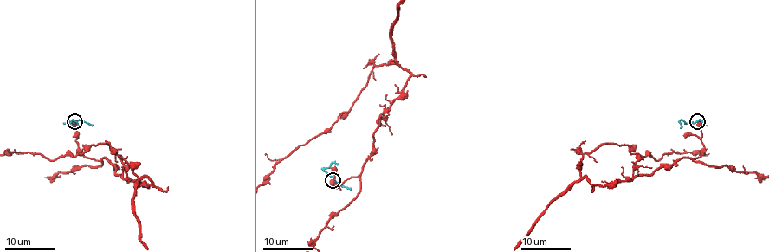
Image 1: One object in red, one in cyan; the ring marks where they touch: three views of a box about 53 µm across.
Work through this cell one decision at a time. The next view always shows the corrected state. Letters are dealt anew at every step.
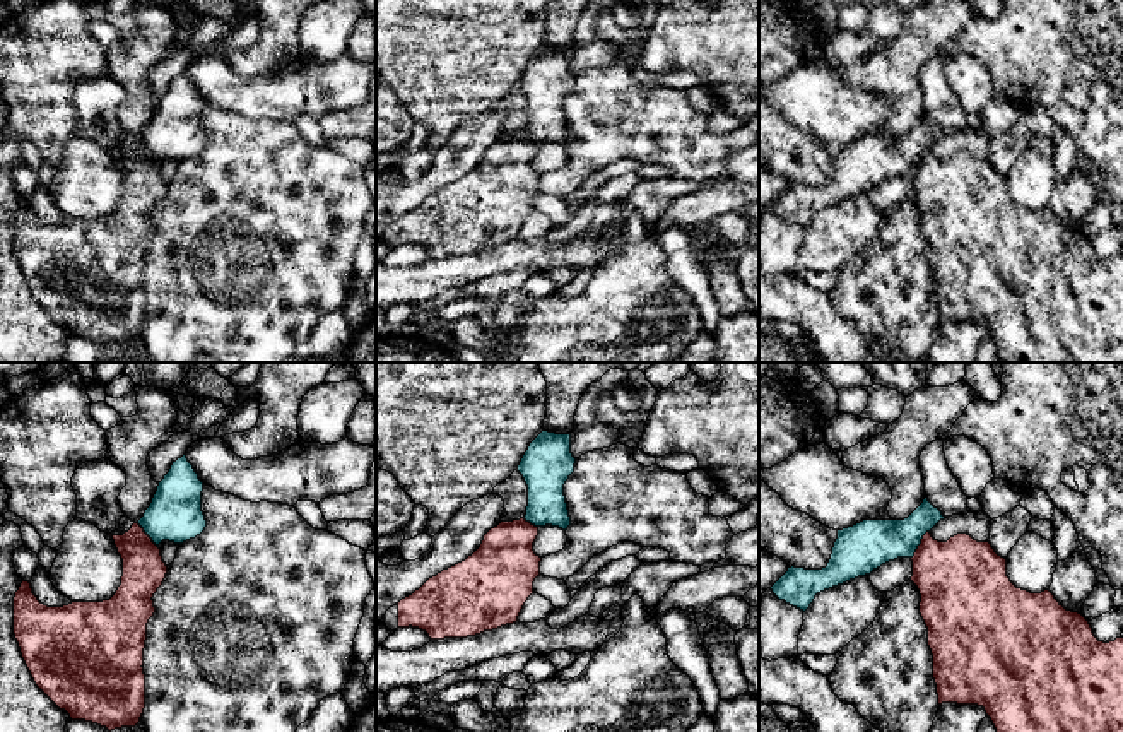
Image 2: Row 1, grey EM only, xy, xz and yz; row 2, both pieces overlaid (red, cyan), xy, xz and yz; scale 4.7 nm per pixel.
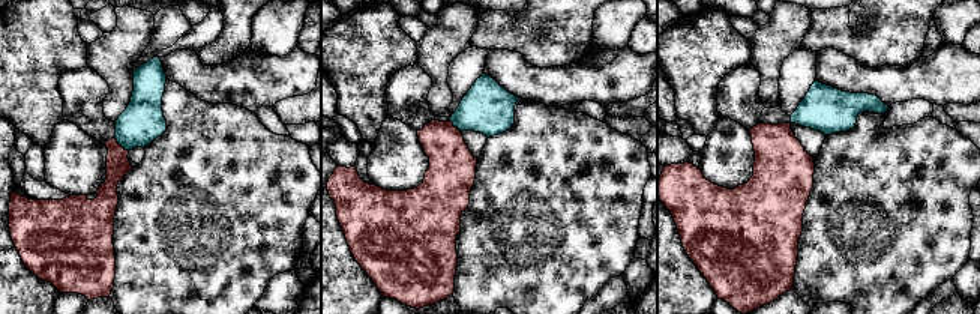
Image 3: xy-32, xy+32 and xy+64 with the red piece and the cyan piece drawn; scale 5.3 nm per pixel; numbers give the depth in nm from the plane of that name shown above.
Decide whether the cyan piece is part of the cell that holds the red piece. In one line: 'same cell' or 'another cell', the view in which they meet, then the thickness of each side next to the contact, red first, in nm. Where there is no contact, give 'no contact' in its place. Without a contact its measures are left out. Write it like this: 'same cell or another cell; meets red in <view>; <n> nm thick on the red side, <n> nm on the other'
another cell; meets red in yz; 380 nm thick on the red side, 220 nm on the other

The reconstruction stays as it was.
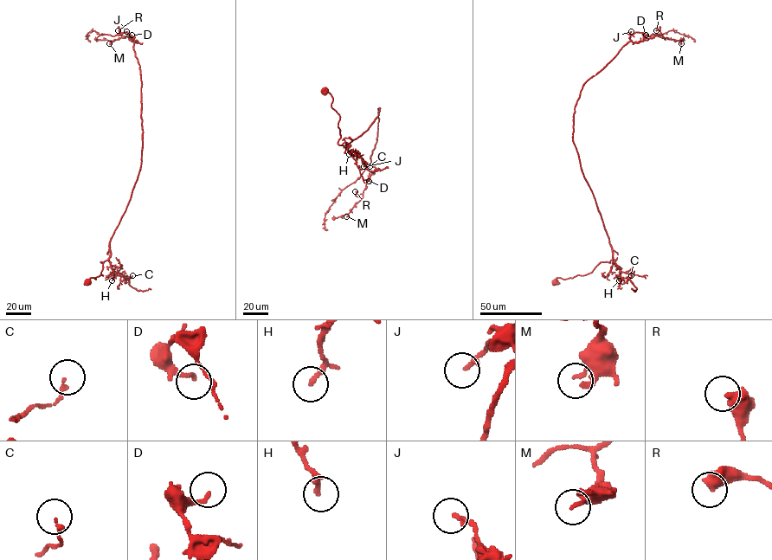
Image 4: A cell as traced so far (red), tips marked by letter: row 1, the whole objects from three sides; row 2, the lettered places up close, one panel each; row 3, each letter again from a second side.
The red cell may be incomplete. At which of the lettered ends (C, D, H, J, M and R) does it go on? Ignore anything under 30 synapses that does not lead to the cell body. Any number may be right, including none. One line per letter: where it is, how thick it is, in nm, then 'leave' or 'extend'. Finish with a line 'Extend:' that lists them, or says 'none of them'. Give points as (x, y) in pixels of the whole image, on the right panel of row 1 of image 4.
C: place (631, 275); calibre 140 nm; leave
D: place (646, 35); calibre 150 nm; leave
H: place (619, 280); calibre 170 nm; leave
J: place (631, 31); calibre 180 nm; leave
M: place (681, 43); calibre 140 nm; leave
R: place (656, 30); calibre 480 nm; leave
Extend: none of them

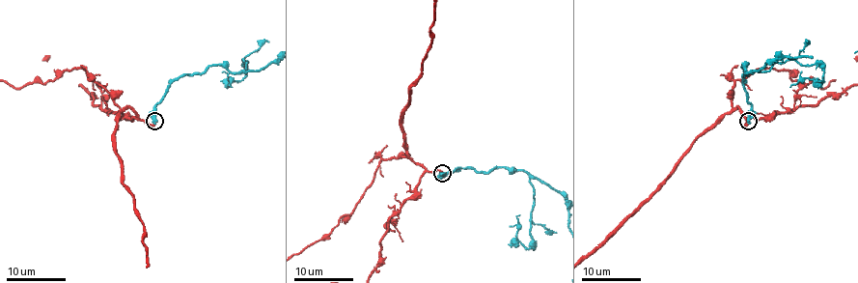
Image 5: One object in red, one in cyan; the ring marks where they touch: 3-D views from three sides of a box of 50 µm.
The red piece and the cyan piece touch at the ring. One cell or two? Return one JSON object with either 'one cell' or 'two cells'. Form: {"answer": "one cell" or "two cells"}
{"answer": "one cell"}

